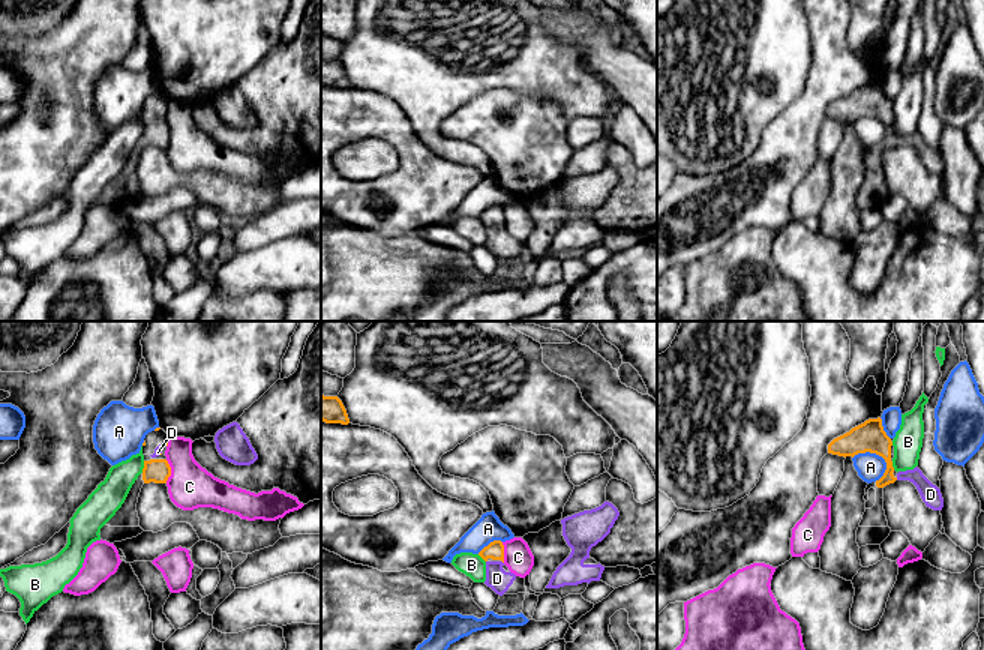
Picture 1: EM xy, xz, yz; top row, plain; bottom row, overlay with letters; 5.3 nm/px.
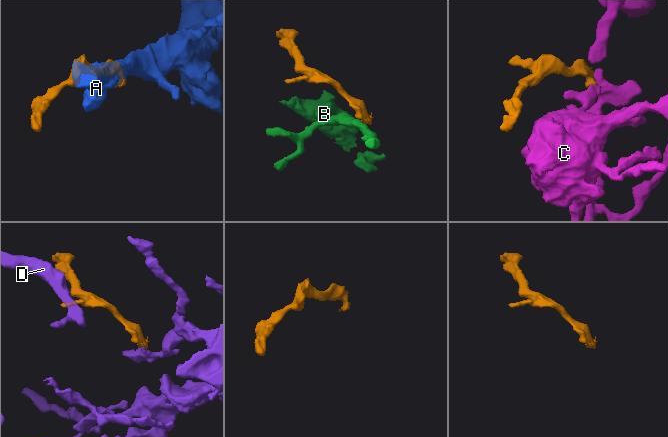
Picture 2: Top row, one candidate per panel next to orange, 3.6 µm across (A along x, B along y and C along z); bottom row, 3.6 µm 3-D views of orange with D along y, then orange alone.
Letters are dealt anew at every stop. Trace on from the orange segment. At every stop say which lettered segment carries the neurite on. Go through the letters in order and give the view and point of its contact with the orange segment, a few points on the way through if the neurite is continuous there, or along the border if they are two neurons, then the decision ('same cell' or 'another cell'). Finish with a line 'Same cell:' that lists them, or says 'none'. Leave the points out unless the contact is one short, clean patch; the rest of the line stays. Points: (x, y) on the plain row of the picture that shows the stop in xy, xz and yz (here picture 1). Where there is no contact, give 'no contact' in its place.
A: meets orange in yz at (873, 116); border along yz (852, 120), (861, 116), (875, 116), (884, 123), (887, 132); another cell
B: meets orange in xy at (144, 131); border along xy (144, 125), (141, 135); another cell
C: meets orange in xy at (170, 135); border along xy (165, 123), (170, 131), (167, 146); another cell
D: no contact; same cell
Same cell: D

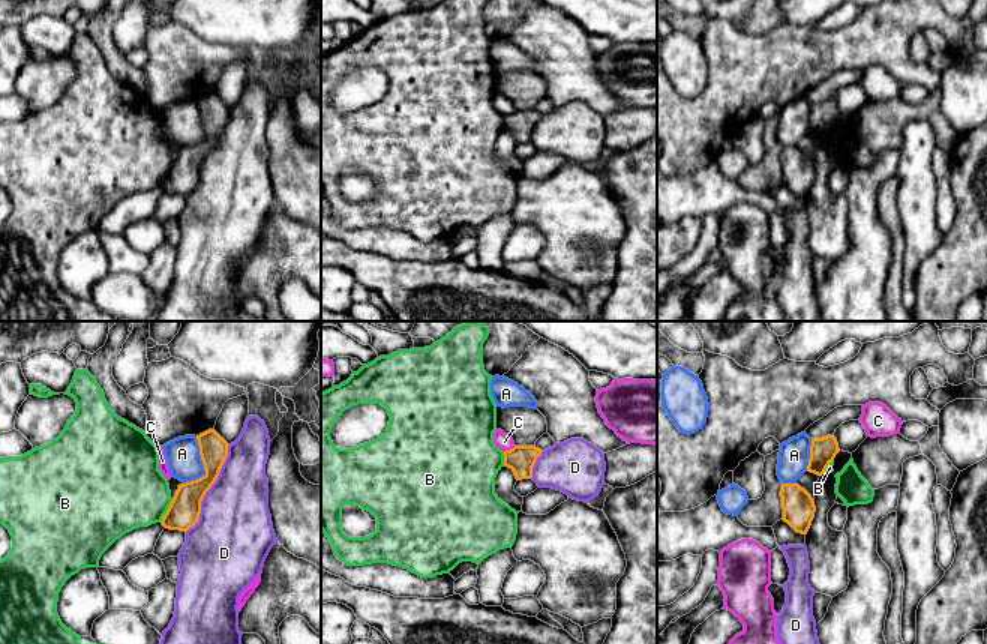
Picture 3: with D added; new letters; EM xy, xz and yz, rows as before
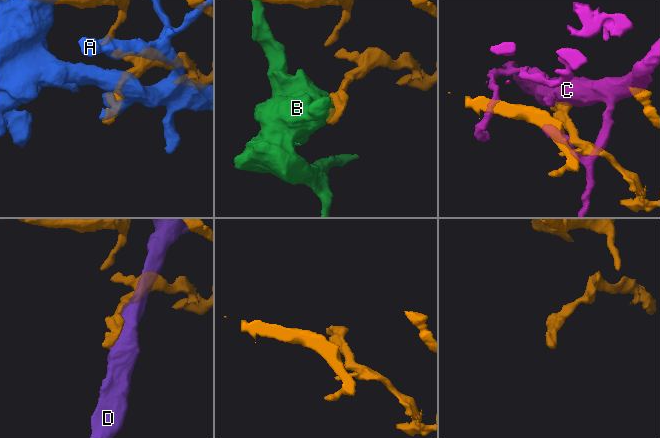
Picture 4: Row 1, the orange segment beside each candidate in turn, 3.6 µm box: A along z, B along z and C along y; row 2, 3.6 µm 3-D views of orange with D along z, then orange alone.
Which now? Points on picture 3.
A: meets orange in xy at (204, 129); another cell
B: meets orange in xy at (167, 174); another cell
C: meets orange in xz at (510, 113); another cell
D: meets orange in xy at (210, 150); another cell
Same cell: none

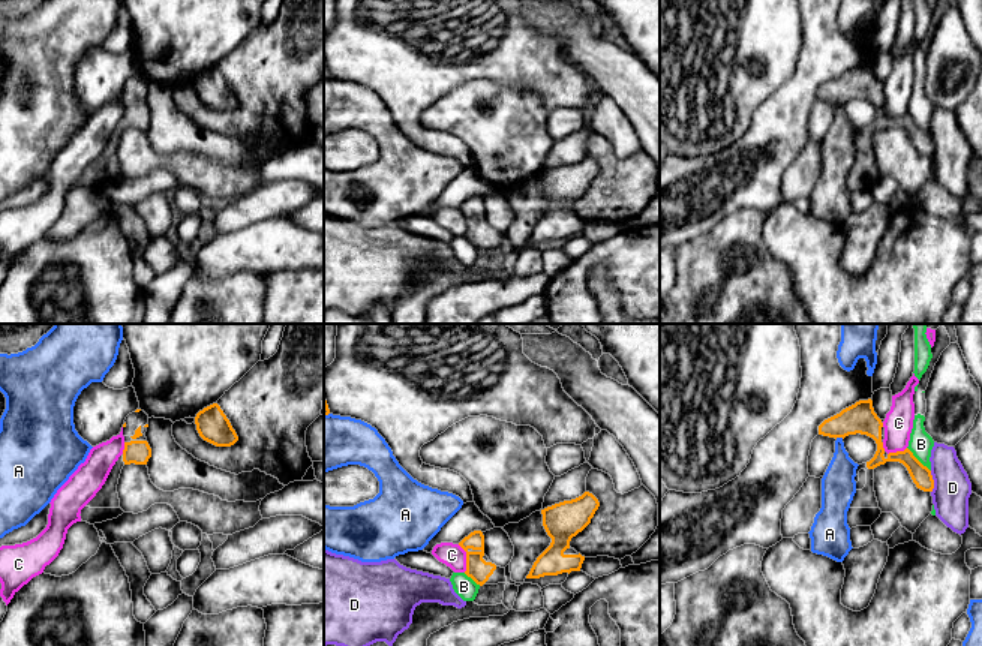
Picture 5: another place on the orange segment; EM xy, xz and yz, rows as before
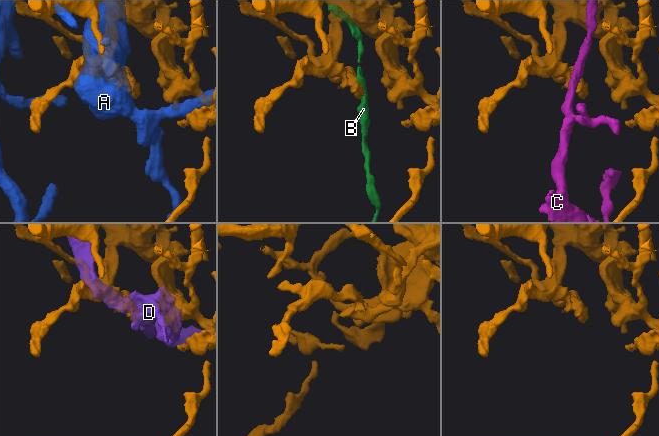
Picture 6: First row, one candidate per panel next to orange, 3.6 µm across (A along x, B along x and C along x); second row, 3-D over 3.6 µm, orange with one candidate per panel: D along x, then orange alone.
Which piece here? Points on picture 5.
A: meets orange in yz at (840, 101); another cell
B: meets orange in yz at (916, 123); another cell
C: meets orange in xz at (467, 222); border along xz (458, 209), (465, 216), (465, 236); another cell
D: meets orange in yz at (933, 146); another cell
Same cell: none

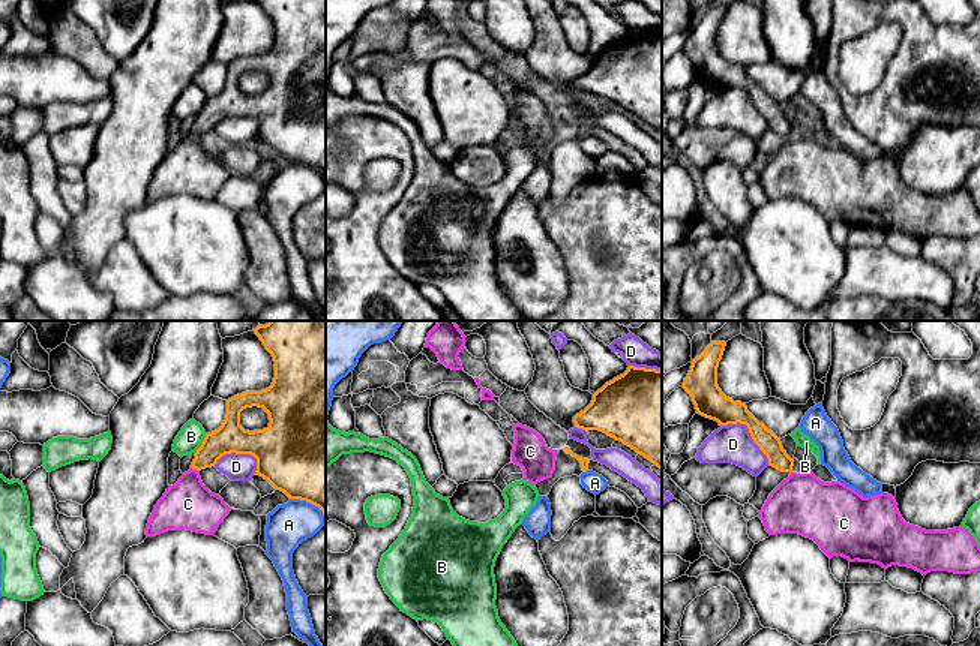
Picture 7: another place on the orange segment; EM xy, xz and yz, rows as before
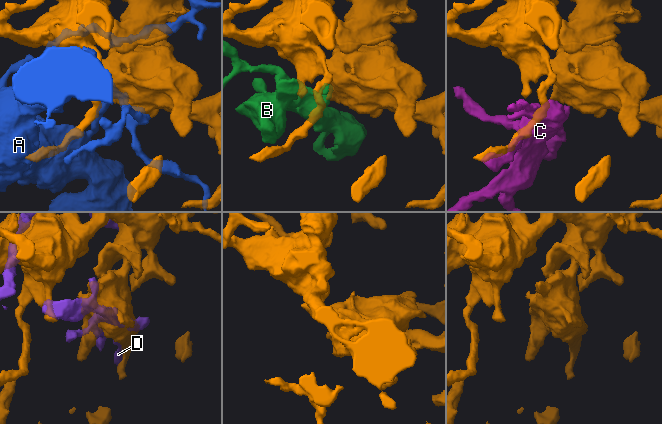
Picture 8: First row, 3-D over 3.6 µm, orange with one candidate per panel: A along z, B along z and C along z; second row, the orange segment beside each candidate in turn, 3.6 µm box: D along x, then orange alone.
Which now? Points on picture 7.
A: meets orange in xy at (309, 167); another cell
B: meets orange in xy at (201, 108); another cell
C: meets orange in xy at (195, 132); runs through xy (230, 102), (222, 105), (195, 132), (189, 147), (188, 168); same cell
D: meets orange in yz at (749, 96); another cell
Same cell: C

